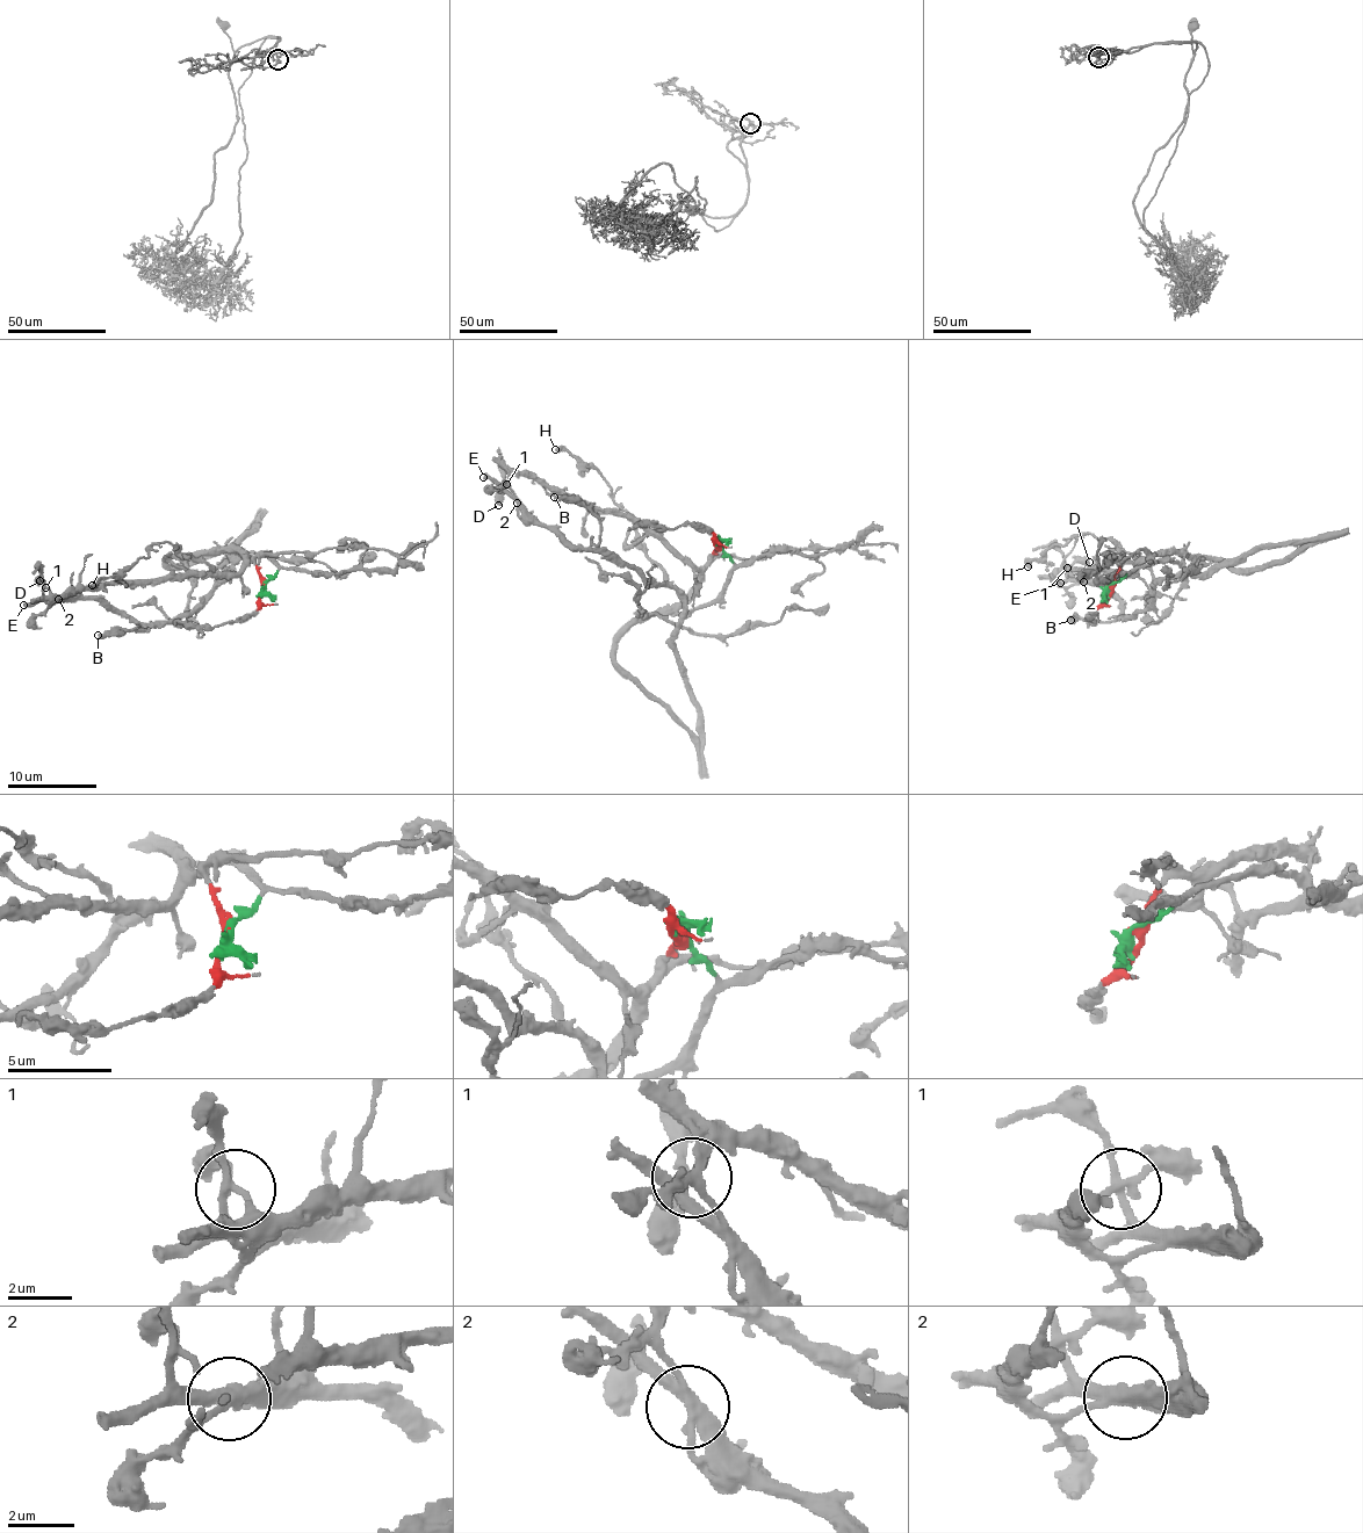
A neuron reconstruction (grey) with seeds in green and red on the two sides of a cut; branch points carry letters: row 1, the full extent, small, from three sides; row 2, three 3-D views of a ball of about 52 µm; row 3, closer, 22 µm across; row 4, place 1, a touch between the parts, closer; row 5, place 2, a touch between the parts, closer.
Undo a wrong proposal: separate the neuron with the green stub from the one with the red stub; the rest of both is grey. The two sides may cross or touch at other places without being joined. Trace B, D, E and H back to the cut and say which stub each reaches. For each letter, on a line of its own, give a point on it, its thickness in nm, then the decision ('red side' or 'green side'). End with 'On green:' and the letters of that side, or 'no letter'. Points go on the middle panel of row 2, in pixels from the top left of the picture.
B: (554, 497) | 360 nm | green side
D: (498, 505) | 550 nm | red side
E: (483, 477) | 360 nm | green side
H: (555, 449) | 380 nm | green side
On green: B, E, H

